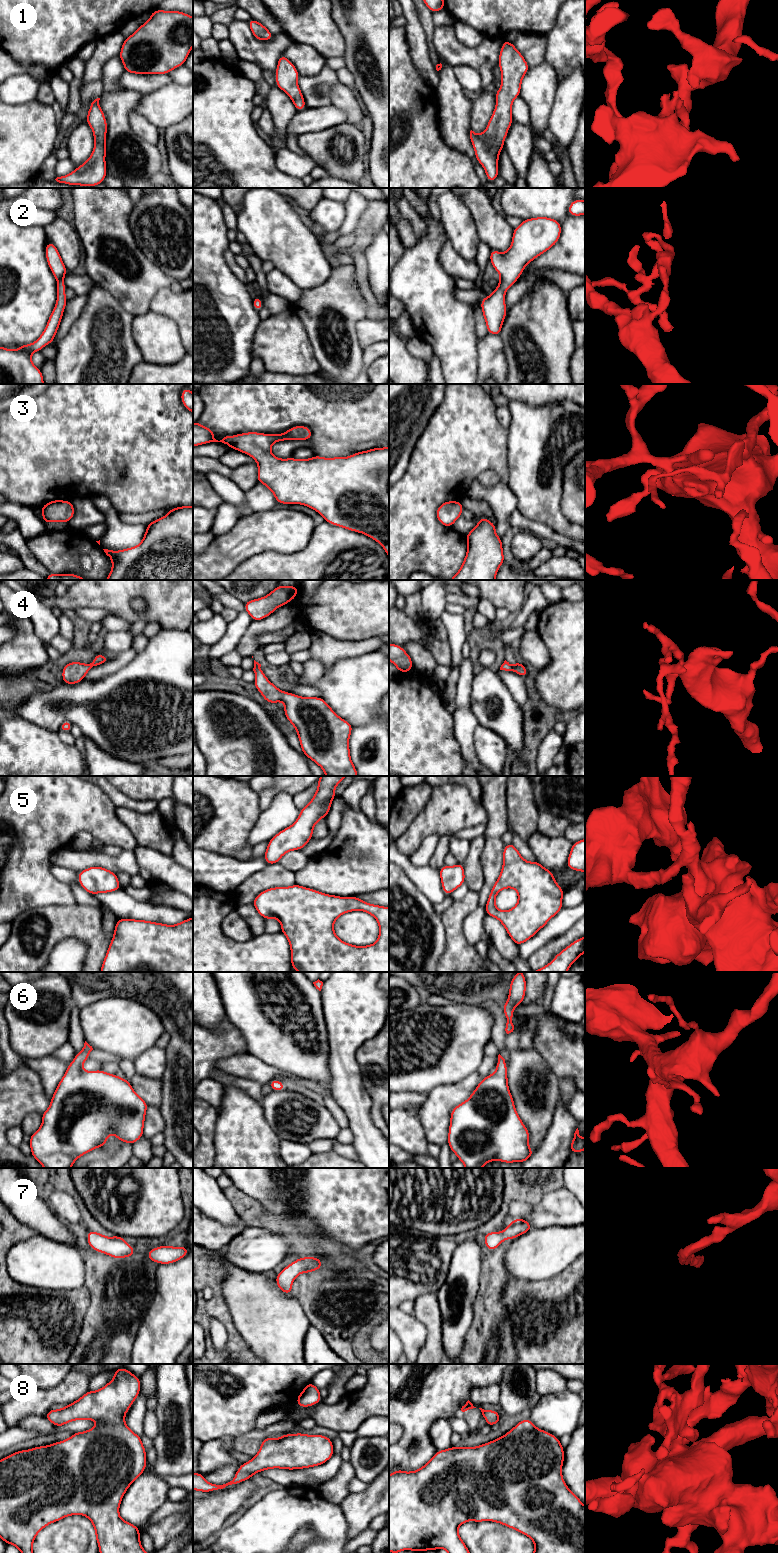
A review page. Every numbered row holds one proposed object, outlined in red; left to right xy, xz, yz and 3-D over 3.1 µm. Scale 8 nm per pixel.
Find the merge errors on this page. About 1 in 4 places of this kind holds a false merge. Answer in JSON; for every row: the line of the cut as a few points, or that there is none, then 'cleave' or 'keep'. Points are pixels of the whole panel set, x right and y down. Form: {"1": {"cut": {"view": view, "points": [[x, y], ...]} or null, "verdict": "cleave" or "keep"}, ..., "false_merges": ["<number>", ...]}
{"1": {"cut": null, "verdict": "keep"}, "2": {"cut": null, "verdict": "keep"}, "3": {"cut": null, "verdict": "keep"}, "4": {"cut": null, "verdict": "keep"}, "5": {"cut": null, "verdict": "keep"}, "6": {"cut": null, "verdict": "keep"}, "7": {"cut": null, "verdict": "keep"}, "8": {"cut": null, "verdict": "keep"}, "false_merges": []}

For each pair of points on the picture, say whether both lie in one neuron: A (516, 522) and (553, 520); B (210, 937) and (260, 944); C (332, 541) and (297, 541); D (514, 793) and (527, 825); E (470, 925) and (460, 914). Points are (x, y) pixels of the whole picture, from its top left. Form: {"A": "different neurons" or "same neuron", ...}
{"A": "different neurons", "B": "same neuron", "C": "different neurons", "D": "same neuron", "E": "different neurons"}

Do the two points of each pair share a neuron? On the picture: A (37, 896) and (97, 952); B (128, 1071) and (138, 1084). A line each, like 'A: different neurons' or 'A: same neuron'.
A: different neurons
B: different neurons

